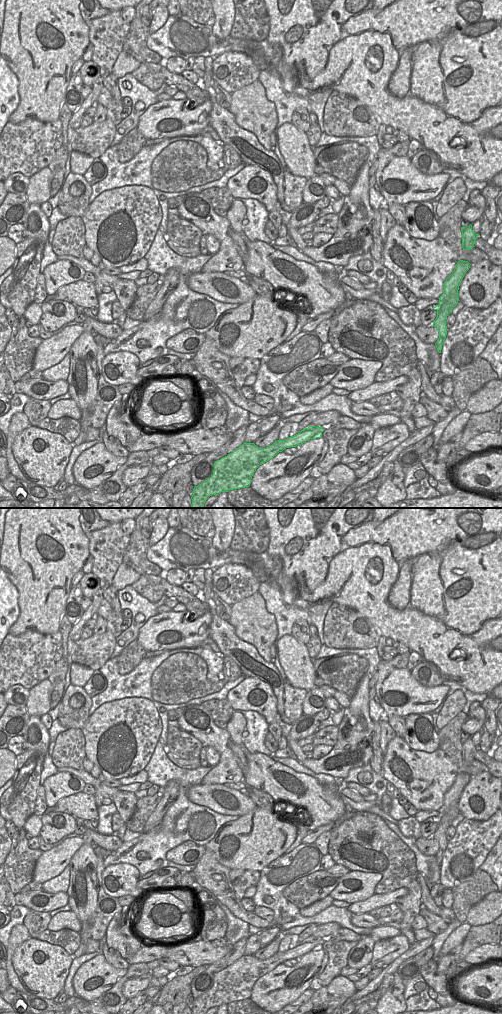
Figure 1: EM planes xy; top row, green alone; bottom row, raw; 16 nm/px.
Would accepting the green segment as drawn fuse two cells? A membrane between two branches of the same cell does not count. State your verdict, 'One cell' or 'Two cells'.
Two cells

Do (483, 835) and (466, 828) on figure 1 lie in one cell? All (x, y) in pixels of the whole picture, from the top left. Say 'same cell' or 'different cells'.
same cell

